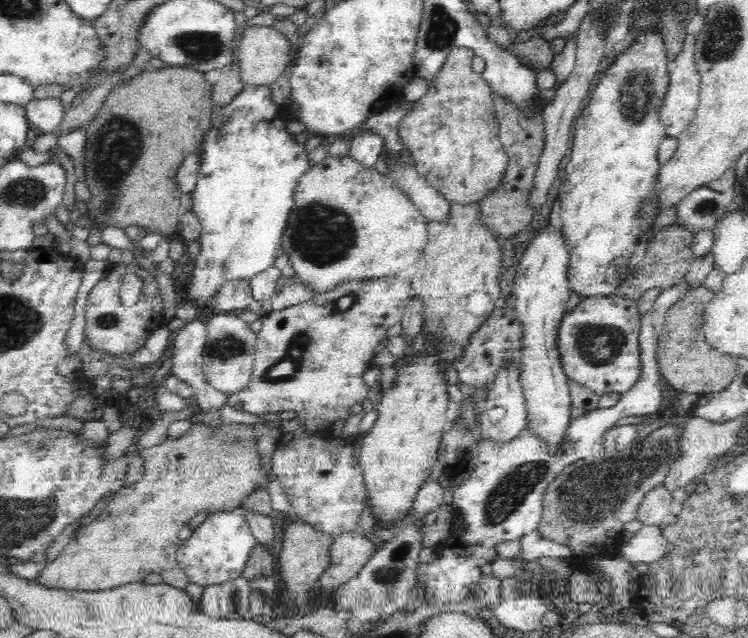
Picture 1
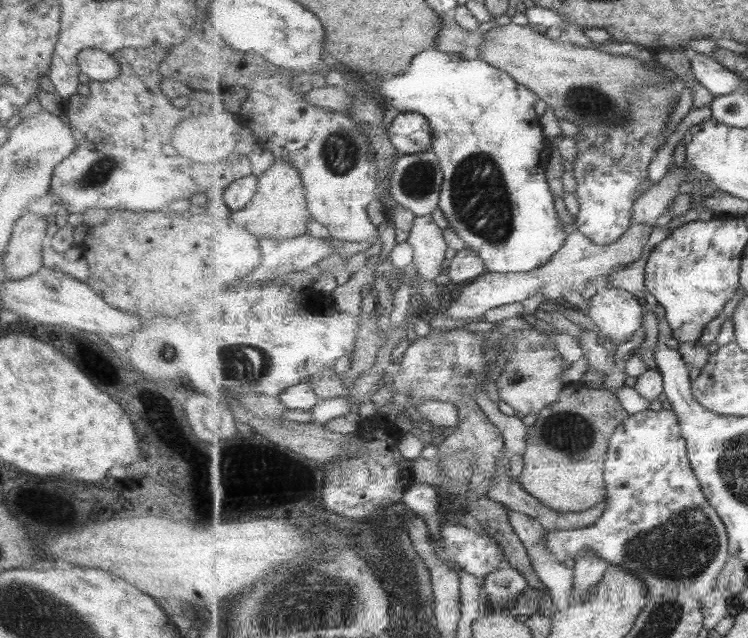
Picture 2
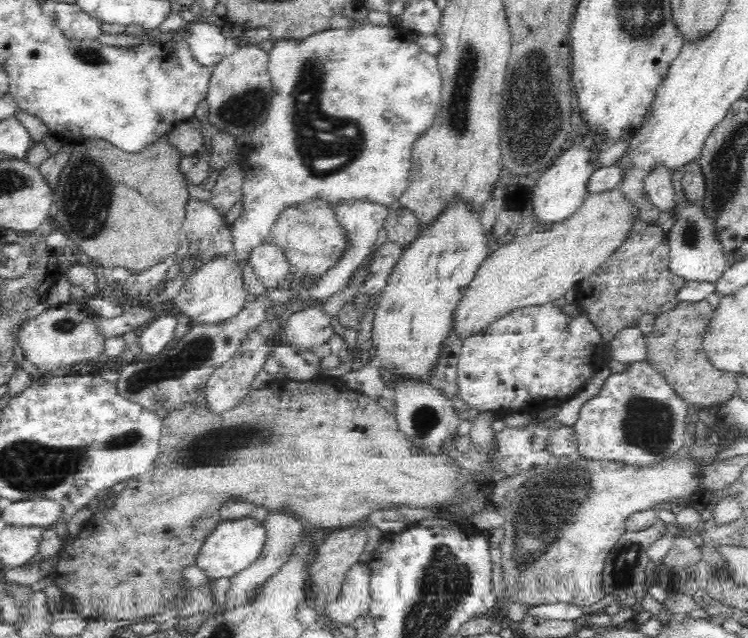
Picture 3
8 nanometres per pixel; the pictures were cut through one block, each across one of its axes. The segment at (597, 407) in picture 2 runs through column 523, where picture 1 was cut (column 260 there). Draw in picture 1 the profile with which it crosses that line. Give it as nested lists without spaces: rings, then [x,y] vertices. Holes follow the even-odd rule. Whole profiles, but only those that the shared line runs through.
[[[195,420],[194,425],[190,428],[190,432],[188,432],[188,434],[184,434],[182,438],[178,438],[178,440],[167,439],[158,446],[142,449],[139,456],[144,459],[144,465],[146,465],[146,476],[142,477],[142,480],[139,480],[128,487],[124,486],[122,492],[118,492],[118,494],[114,496],[112,504],[108,504],[97,519],[87,525],[84,525],[81,529],[76,530],[76,533],[69,540],[63,551],[59,553],[58,557],[52,563],[48,564],[48,566],[42,570],[42,573],[38,576],[38,578],[36,578],[36,580],[34,580],[34,582],[46,588],[75,590],[76,592],[80,592],[81,590],[94,592],[97,590],[108,590],[120,587],[124,584],[143,582],[147,575],[156,573],[162,577],[164,584],[168,584],[174,588],[186,588],[186,586],[190,583],[190,579],[186,577],[186,574],[179,568],[179,564],[177,563],[177,548],[181,542],[181,540],[178,539],[179,530],[182,529],[184,525],[198,513],[207,512],[208,514],[212,514],[223,511],[235,511],[236,508],[242,504],[243,501],[250,496],[250,494],[252,494],[252,492],[259,490],[258,486],[265,488],[263,485],[264,482],[266,482],[266,476],[259,470],[259,453],[257,452],[257,447],[253,437],[253,428],[251,428],[250,425],[228,422],[222,426],[222,428],[211,430],[210,428],[206,428],[202,422]]]

